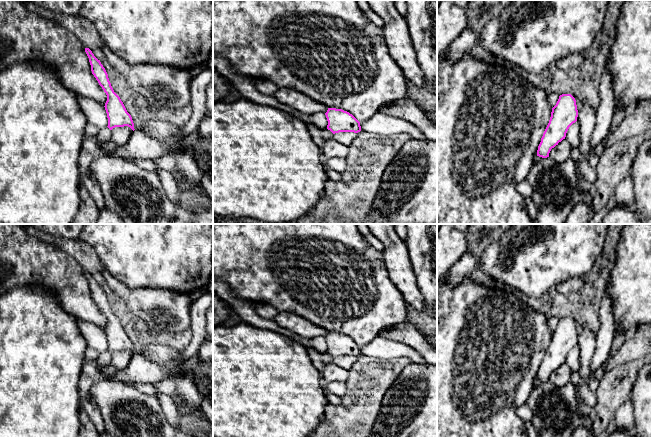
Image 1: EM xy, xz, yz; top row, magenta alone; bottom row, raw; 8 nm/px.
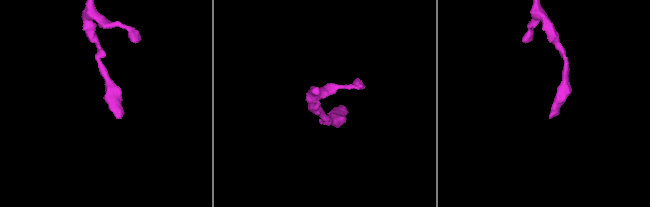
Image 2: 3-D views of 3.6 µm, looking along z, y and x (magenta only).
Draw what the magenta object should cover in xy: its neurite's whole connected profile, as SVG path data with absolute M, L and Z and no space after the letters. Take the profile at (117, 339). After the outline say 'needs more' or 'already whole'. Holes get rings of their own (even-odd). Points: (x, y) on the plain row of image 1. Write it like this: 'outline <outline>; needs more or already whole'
outline M85 272L85 276L89 282L92 298L107 319L104 331L107 337L108 350L97 359L97 370L100 372L105 366L111 364L111 354L113 352L128 350L133 355L135 353L131 339L127 336L120 321L114 316L108 298L100 284L94 280L89 272Z; needs more

